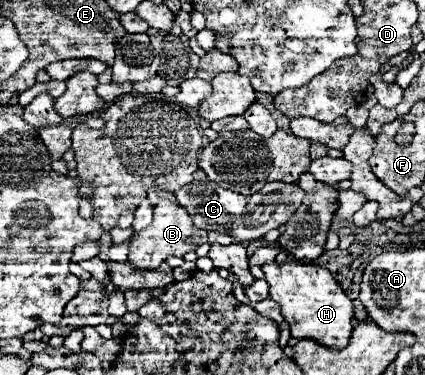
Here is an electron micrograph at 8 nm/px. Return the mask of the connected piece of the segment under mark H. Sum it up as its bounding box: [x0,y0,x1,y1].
[262,258,354,348]

